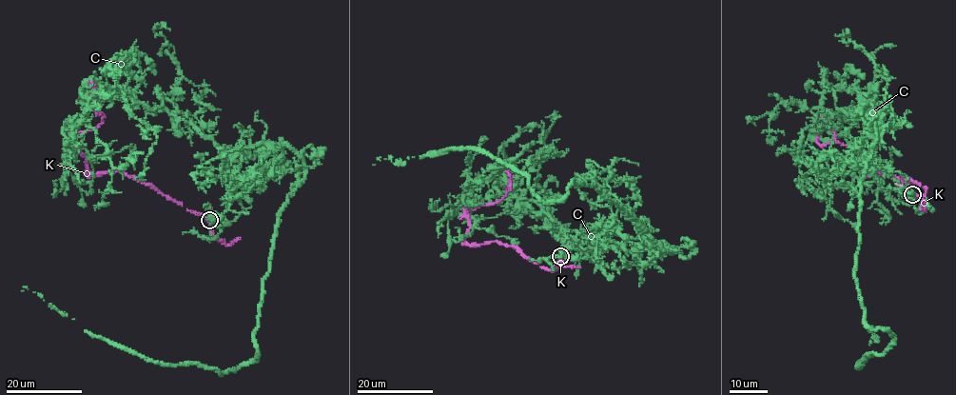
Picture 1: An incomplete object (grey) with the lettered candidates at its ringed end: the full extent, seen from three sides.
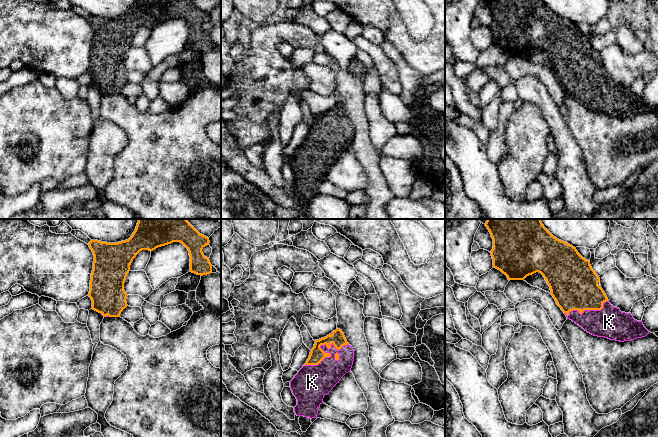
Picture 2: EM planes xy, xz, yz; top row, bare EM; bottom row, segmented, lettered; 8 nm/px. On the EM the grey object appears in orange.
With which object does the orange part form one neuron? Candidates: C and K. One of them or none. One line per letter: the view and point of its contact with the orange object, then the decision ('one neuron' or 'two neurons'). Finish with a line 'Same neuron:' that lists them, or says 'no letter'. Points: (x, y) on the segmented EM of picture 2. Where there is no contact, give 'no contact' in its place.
C: no contact | two neurons
K: xz (322, 350) | one neuron
Same neuron: K

